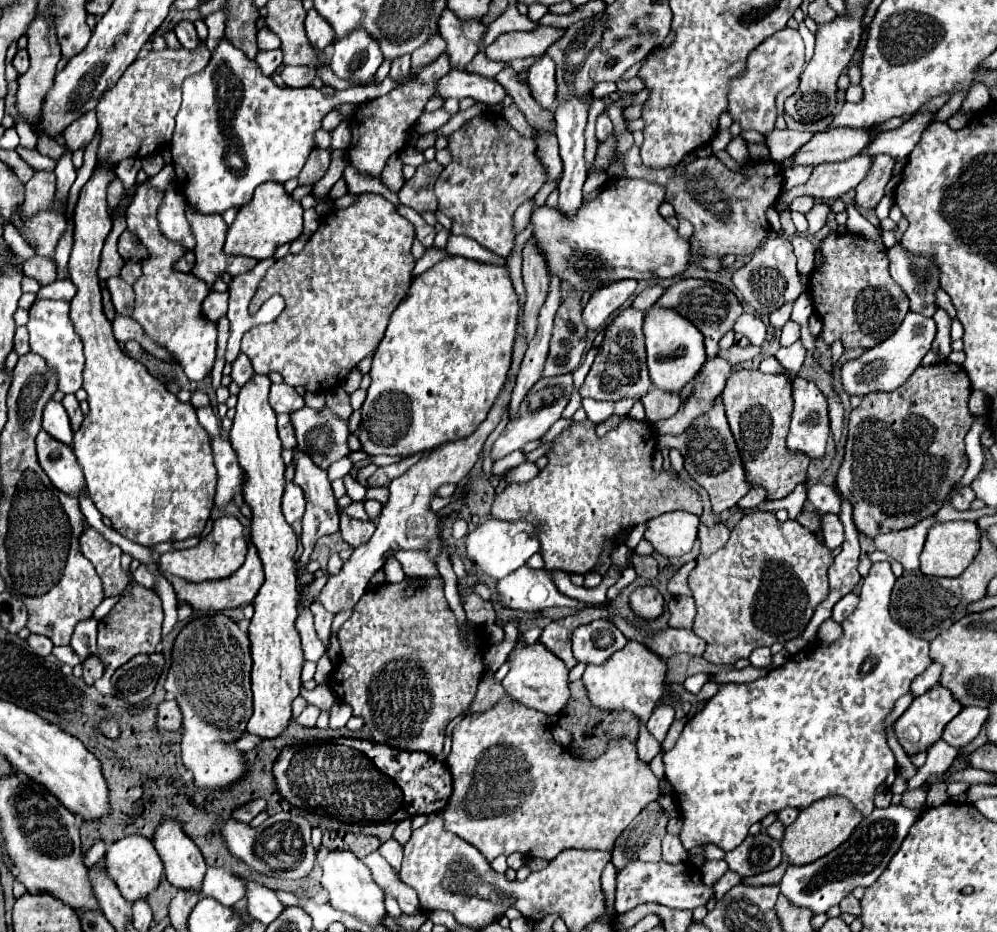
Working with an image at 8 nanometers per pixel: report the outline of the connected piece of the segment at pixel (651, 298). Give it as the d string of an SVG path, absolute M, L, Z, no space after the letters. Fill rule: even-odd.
M647 286L647 288L643 288L643 290L635 296L635 300L633 300L633 308L637 308L637 310L649 310L649 306L653 306L655 300L657 300L663 292L665 292L665 290L663 290L661 286Z

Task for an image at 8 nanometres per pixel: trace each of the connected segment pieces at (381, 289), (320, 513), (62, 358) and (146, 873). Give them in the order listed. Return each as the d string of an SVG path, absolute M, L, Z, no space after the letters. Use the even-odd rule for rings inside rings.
M359 194L349 208L327 212L319 230L299 254L287 254L267 270L257 296L251 300L249 314L255 314L271 296L279 294L285 298L285 308L275 322L253 326L241 340L241 350L251 358L253 370L257 374L279 372L289 386L303 386L305 392L331 392L343 386L347 374L377 350L393 310L411 286L411 272L415 268L411 254L413 236L413 224L381 194Z
M293 448L293 460L295 460L293 482L303 488L305 500L307 500L307 508L305 508L305 514L303 514L303 534L301 534L301 542L303 542L305 552L303 552L301 562L299 562L299 566L305 566L309 562L309 554L313 550L313 544L325 534L337 534L339 532L339 512L337 512L337 502L335 502L331 484L327 480L327 472L321 470L319 466L315 466L311 462L311 458L299 448Z
M35 300L35 304L29 310L29 342L31 352L45 358L47 366L57 374L57 388L67 392L77 392L82 387L82 372L85 364L83 355L83 342L79 334L73 330L73 324L69 320L69 302L61 300Z
M125 836L117 842L113 842L107 852L105 852L105 862L107 862L107 870L109 876L117 882L117 888L121 890L123 898L129 902L135 902L137 898L145 898L147 894L151 894L161 880L163 874L163 862L153 846L153 842L145 836Z

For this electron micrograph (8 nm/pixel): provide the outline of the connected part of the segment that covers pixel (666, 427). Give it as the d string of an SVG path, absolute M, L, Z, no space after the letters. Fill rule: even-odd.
M719 354L707 360L695 376L695 388L691 396L681 404L679 412L669 420L655 422L657 434L681 436L701 414L707 414L715 406L715 400L721 396L731 372L731 362Z

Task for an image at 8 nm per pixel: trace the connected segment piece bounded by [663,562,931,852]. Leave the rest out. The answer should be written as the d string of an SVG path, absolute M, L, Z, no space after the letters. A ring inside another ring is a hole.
M877 562L871 566L869 574L863 580L861 586L861 602L855 608L855 612L841 624L843 628L843 636L839 640L835 640L833 644L813 644L813 646L805 646L803 650L799 650L797 654L793 654L789 658L789 662L785 666L779 666L775 670L771 670L765 678L759 678L755 682L749 684L719 684L717 694L707 702L705 710L701 710L699 714L695 714L691 718L691 722L685 724L677 744L667 750L663 754L663 762L665 762L665 776L669 778L669 782L673 784L673 792L677 798L677 804L681 808L681 818L683 818L683 830L681 830L681 842L685 846L685 850L691 850L699 844L711 842L719 848L733 850L735 846L739 846L743 842L743 838L749 832L749 826L763 820L769 812L779 812L785 806L793 806L793 808L807 808L811 802L827 798L827 796L843 796L847 798L857 812L861 812L863 816L867 816L875 806L873 806L873 796L877 792L887 792L895 780L895 756L891 752L891 748L887 746L887 740L883 736L883 720L885 716L891 712L893 704L897 698L901 698L903 694L909 692L909 684L923 674L929 664L929 642L923 642L917 636L911 636L907 630L903 630L891 616L889 616L889 596L895 584L895 576L891 572L891 564L889 562Z

